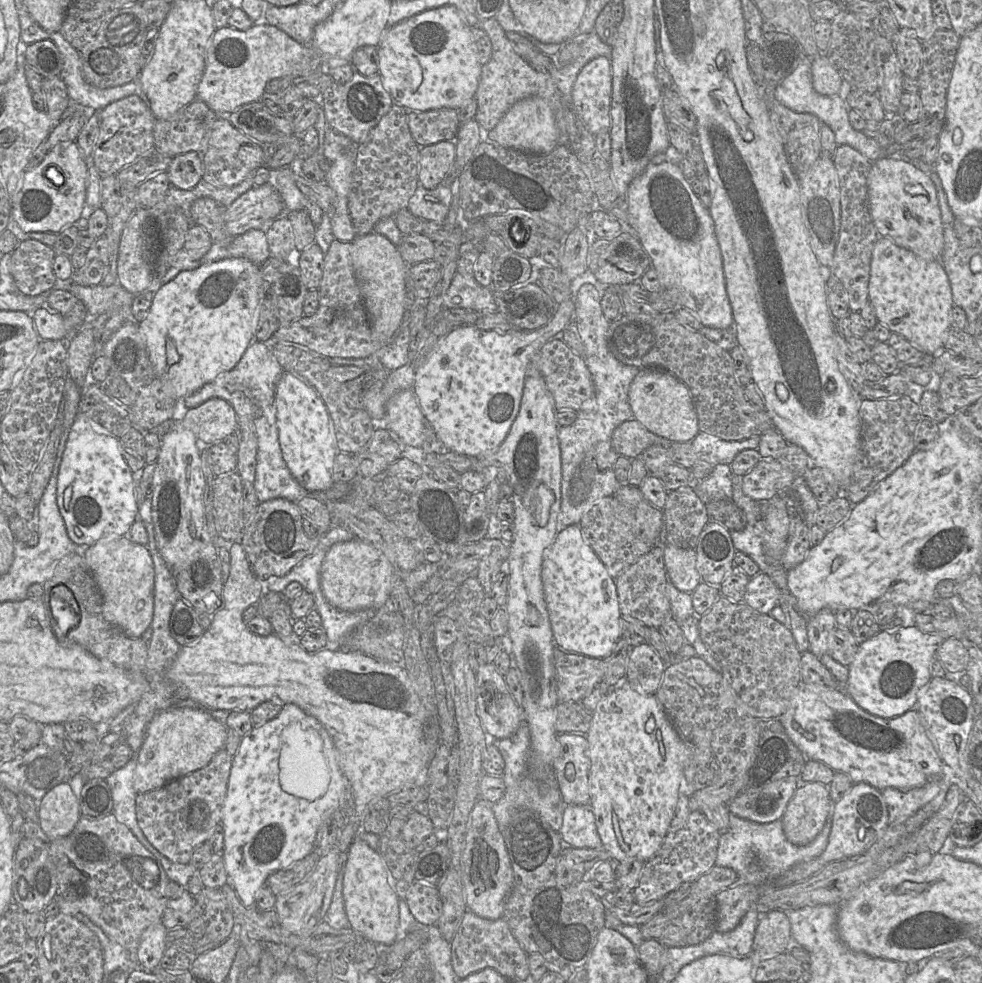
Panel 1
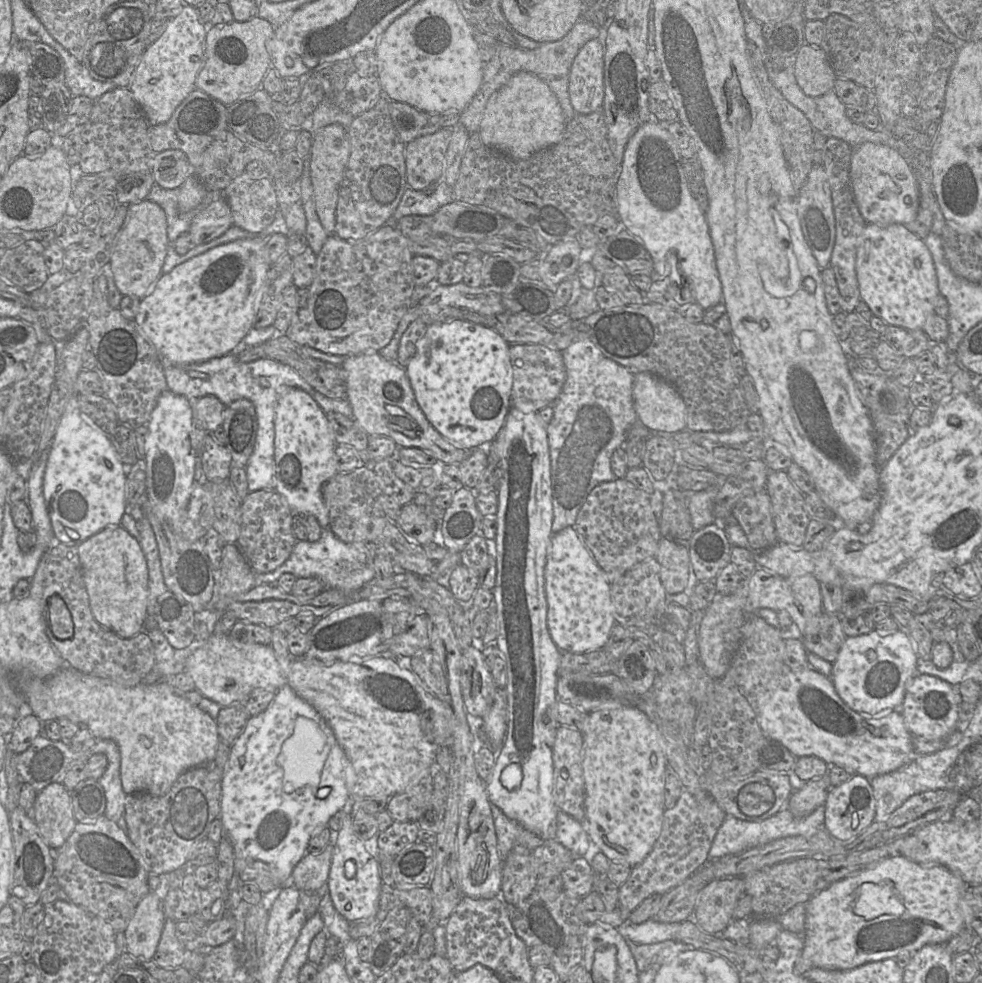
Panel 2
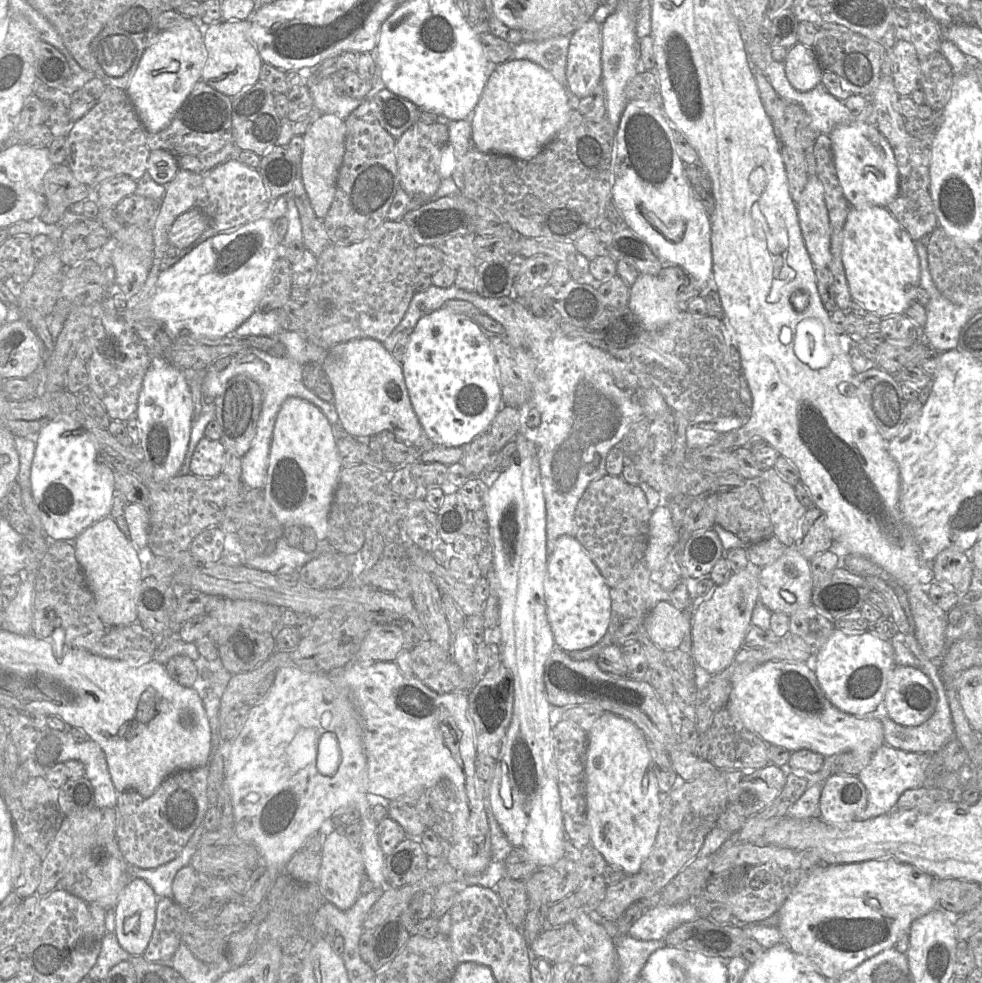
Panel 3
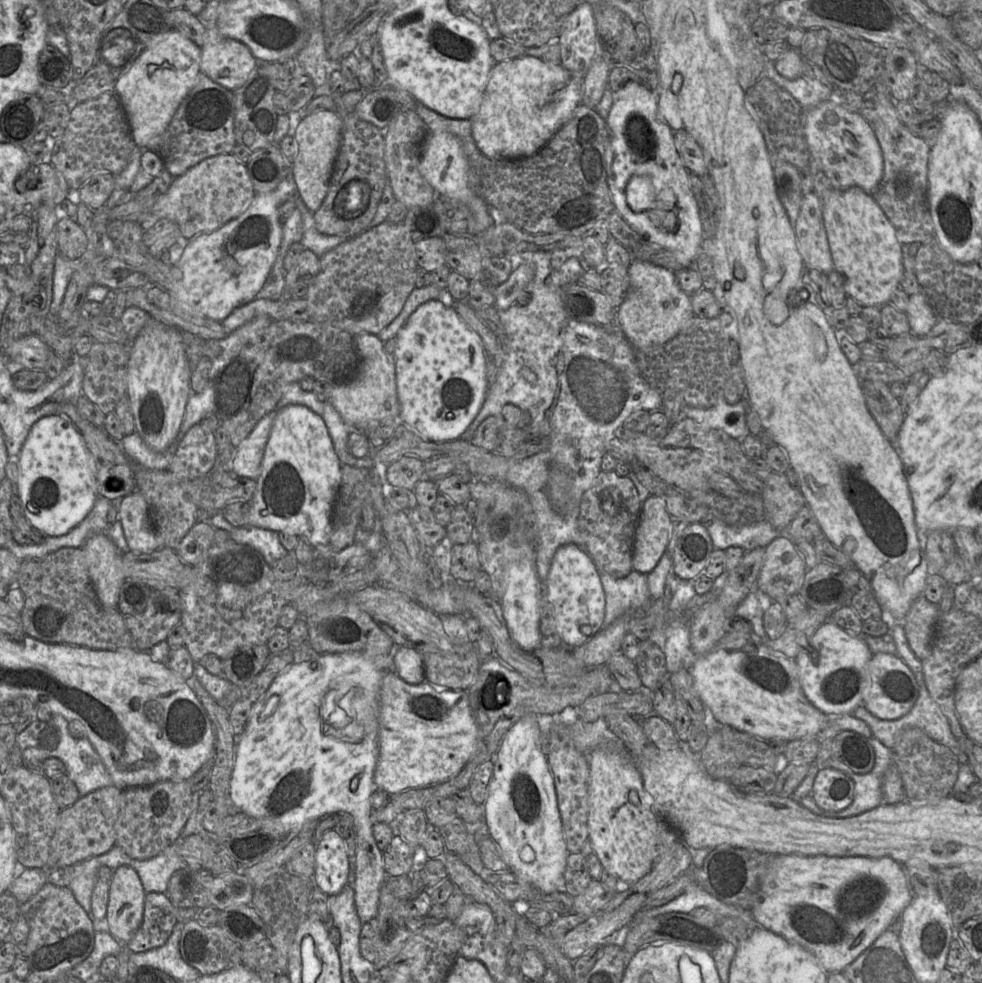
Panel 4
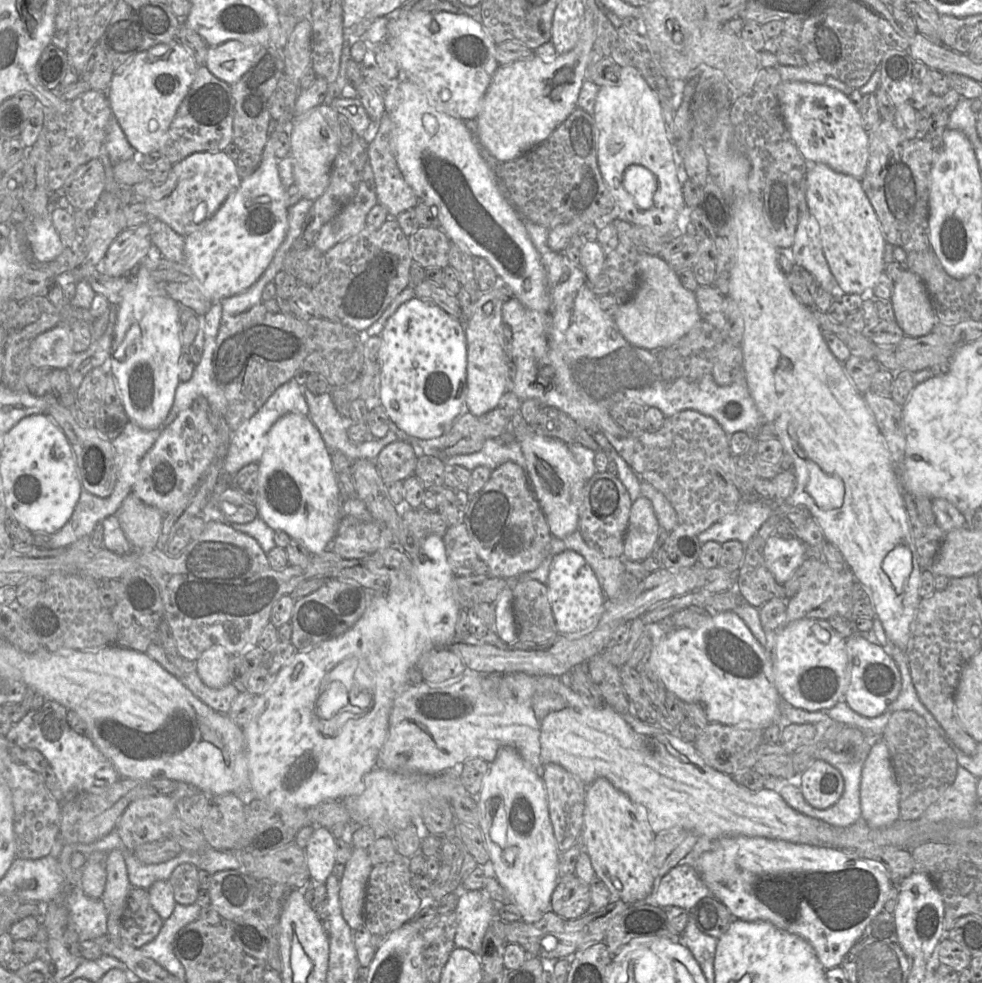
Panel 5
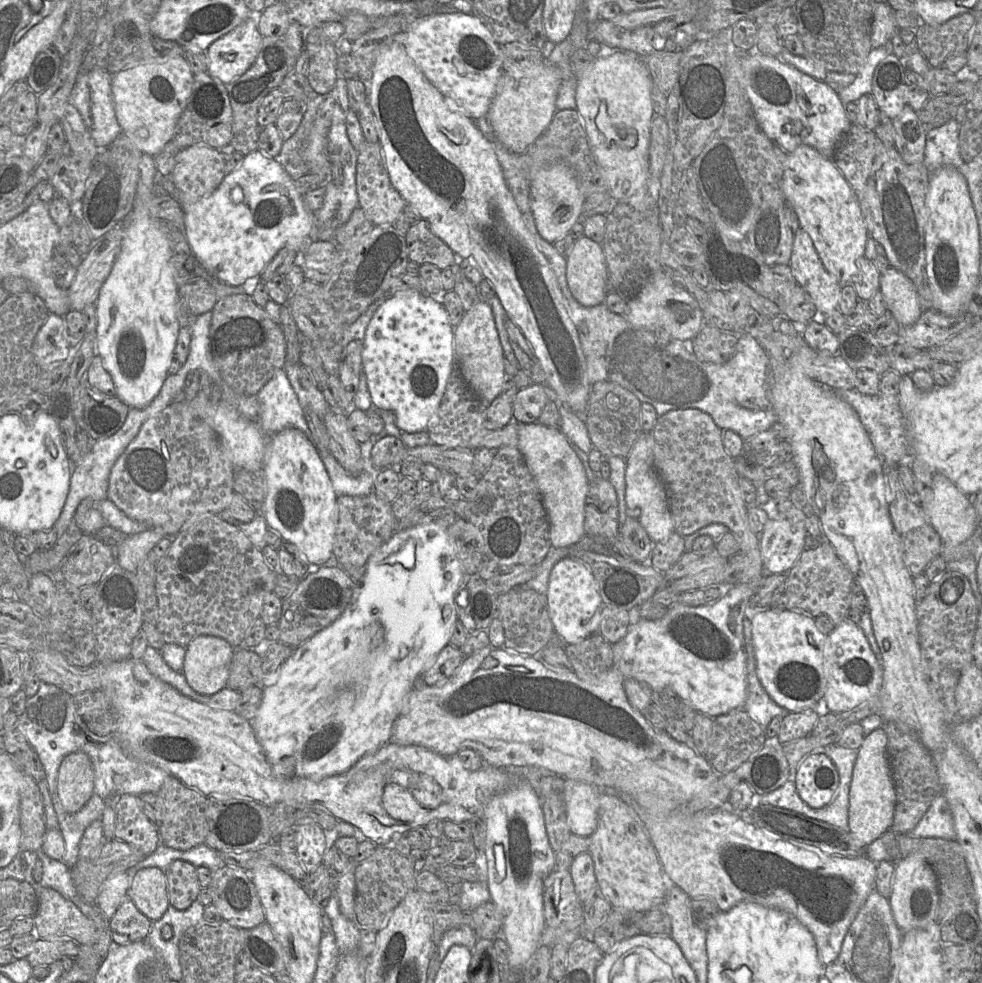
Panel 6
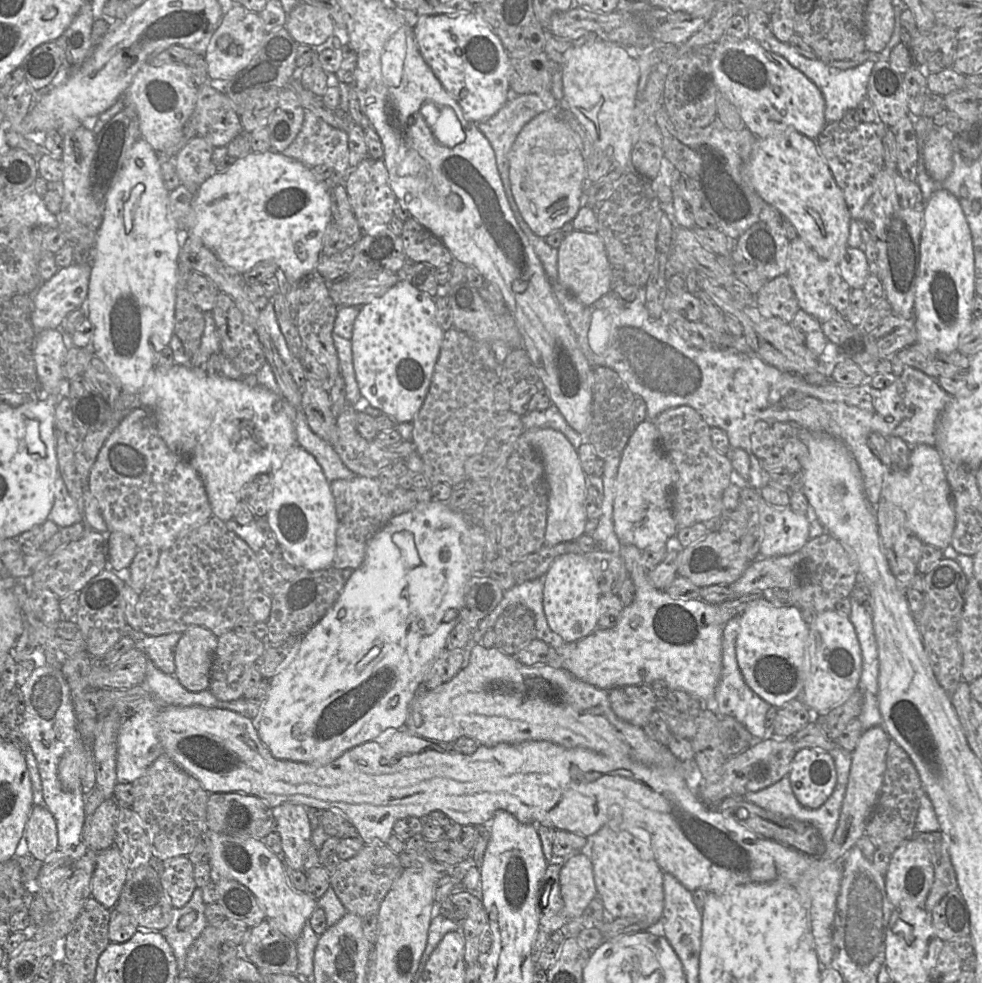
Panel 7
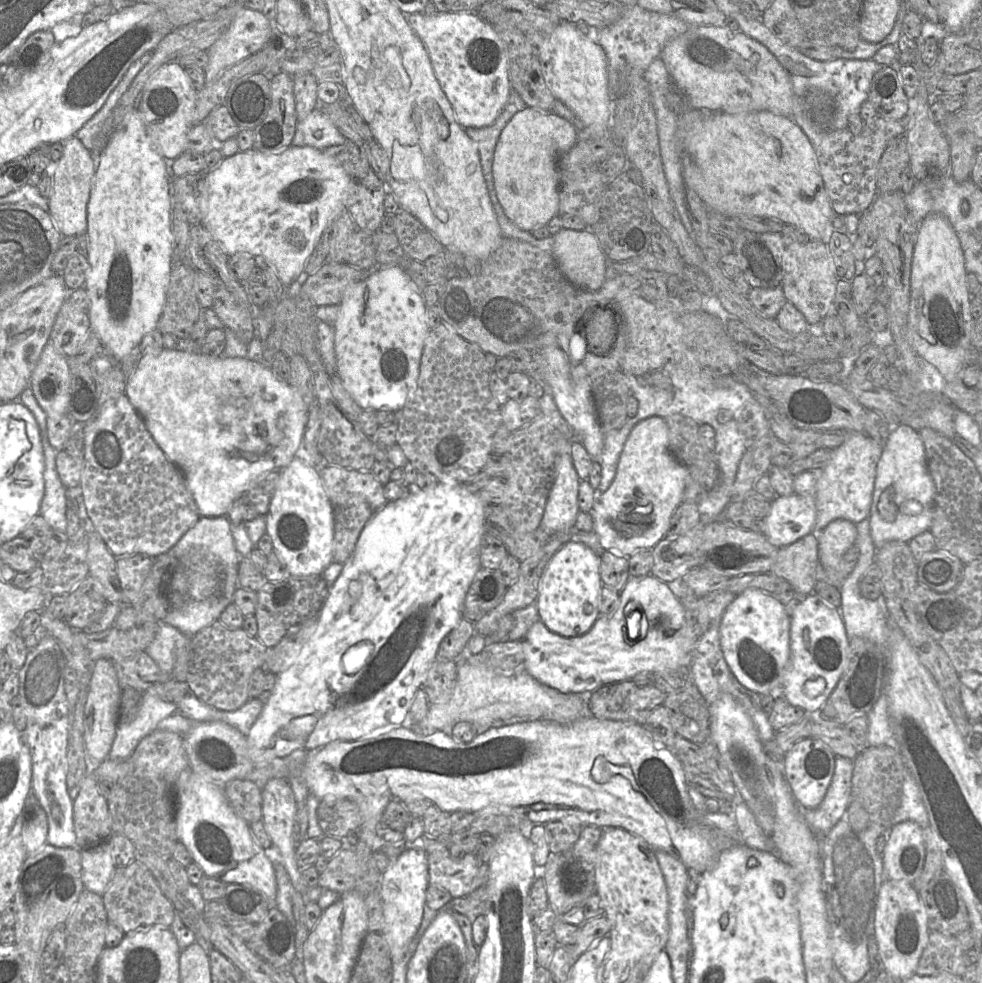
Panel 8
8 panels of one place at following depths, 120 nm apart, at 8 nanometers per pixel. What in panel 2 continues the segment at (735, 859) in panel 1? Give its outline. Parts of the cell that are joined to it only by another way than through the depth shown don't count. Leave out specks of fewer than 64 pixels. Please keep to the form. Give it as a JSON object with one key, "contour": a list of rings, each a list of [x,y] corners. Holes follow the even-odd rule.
{"contour":[[[823,805],[817,807],[811,814],[803,818],[796,818],[788,809],[782,809],[777,814],[760,822],[745,821],[726,815],[711,845],[709,858],[713,860],[736,855],[779,838],[813,833],[817,827],[824,823],[824,819],[825,808]]]}

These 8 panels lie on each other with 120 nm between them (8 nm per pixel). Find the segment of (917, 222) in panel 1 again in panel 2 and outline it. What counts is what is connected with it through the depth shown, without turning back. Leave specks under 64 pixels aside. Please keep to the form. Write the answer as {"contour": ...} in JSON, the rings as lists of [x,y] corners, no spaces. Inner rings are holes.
{"contour":[[[866,142],[853,147],[850,177],[859,211],[867,223],[887,226],[912,222],[919,207],[919,191],[914,169],[894,148]]]}

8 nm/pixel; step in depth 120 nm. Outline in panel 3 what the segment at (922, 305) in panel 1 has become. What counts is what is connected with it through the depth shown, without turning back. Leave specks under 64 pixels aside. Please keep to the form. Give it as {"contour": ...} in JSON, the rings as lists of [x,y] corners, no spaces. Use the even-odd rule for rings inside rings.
{"contour":[[[851,207],[844,228],[842,262],[852,299],[880,318],[905,314],[916,301],[920,263],[915,242],[886,207]]]}

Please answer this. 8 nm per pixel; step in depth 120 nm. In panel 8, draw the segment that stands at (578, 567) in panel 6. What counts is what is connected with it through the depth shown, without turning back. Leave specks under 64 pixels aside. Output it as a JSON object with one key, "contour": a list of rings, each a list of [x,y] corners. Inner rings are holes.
{"contour":[[[568,541],[553,555],[541,575],[535,600],[539,619],[560,636],[584,635],[600,616],[602,586],[599,554],[581,542]]]}

